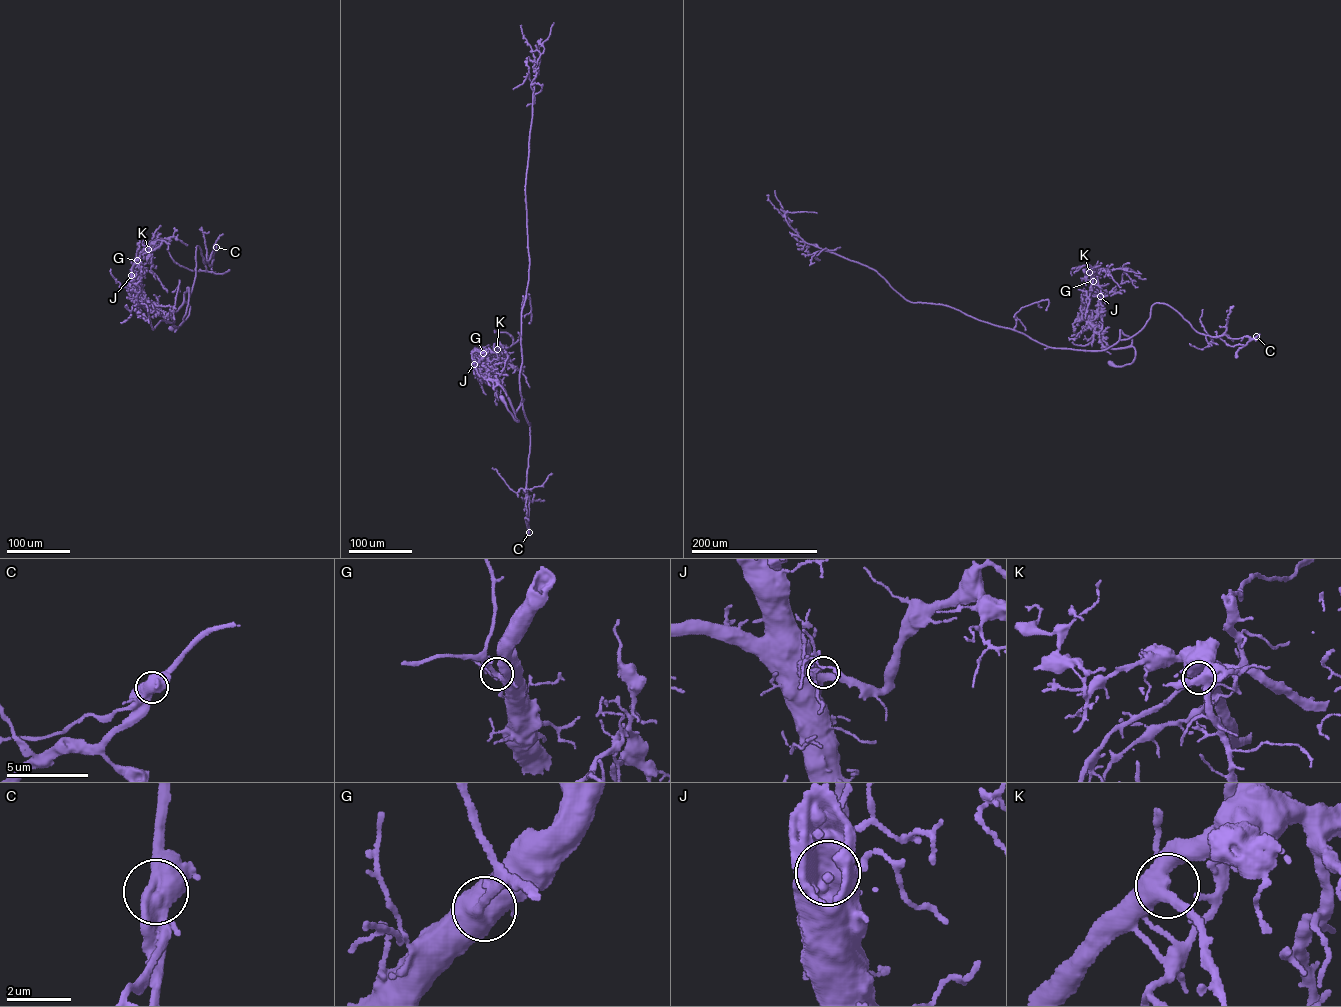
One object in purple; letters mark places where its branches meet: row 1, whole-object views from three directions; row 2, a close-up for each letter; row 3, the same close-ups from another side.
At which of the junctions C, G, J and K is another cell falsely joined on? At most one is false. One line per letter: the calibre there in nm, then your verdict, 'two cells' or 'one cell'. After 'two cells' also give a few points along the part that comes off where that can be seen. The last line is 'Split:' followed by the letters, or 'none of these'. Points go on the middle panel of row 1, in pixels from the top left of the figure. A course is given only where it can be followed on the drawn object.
C: calibre 700 nm; two cells; course (529, 532), (525, 518), (528, 518)
G: calibre 400 nm; one cell
J: calibre 550 nm; one cell
K: calibre 440 nm; one cell
Split: C

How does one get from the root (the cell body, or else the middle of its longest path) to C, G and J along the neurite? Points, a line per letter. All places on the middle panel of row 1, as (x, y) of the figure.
C: (502, 398), (518, 421), (514, 413), (523, 399), (523, 410), (530, 424), (526, 483), (529, 532)
G: (502, 398), (518, 421), (504, 389), (475, 369), (475, 360), (483, 353)
J: (502, 398), (518, 421), (504, 389), (479, 374), (474, 364)

